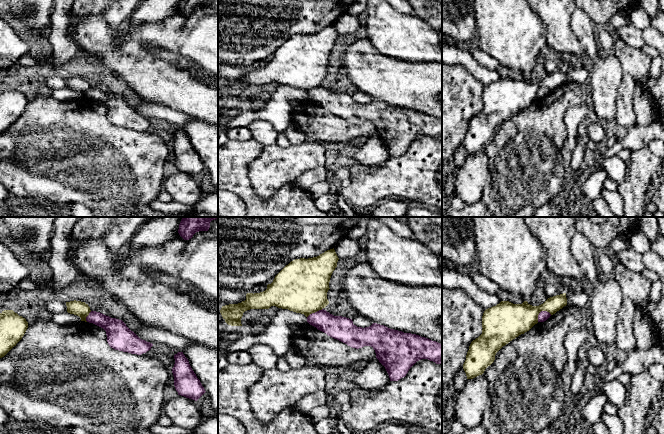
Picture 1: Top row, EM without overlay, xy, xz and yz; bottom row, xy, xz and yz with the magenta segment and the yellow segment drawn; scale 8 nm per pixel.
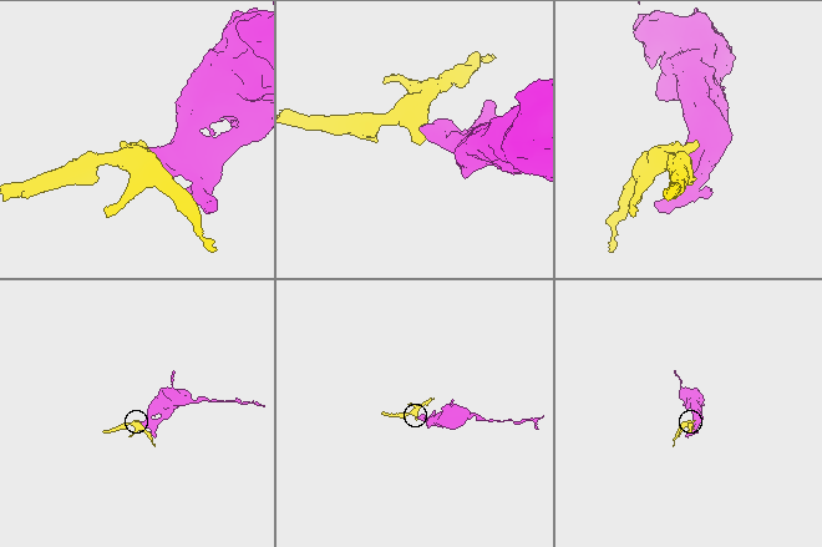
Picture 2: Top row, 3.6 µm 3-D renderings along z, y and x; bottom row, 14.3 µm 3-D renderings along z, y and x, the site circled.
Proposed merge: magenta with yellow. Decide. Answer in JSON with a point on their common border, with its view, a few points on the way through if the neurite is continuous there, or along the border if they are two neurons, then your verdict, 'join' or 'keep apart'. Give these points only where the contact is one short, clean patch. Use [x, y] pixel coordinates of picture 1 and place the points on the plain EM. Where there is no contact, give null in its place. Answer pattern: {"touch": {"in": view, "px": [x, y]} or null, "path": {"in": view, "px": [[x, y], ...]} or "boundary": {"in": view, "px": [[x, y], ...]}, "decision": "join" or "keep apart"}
{"touch": {"in": "yz", "px": [541, 87]}, "boundary": {"in": "yz", "px": [[551, 90], [541, 87], [537, 97]]}, "decision": "keep apart"}

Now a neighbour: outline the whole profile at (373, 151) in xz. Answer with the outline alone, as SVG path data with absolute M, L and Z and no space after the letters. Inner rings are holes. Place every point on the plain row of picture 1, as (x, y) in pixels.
M376 133L353 150L353 159L366 169L373 165L381 165L389 158L390 154L385 143Z

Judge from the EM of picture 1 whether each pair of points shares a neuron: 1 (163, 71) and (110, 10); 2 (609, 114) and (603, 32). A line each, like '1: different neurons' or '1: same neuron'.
1: different neurons
2: different neurons

